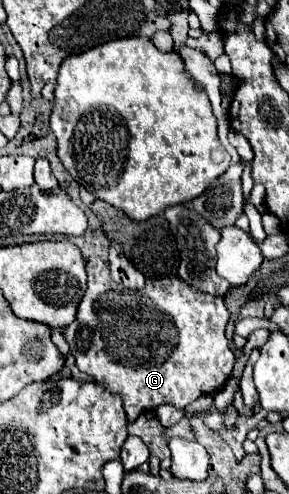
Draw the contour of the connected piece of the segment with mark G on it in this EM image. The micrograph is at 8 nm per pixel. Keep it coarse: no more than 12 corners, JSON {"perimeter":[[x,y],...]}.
{"perimeter":[[108,262],[62,330],[128,422],[232,374],[224,298]]}

